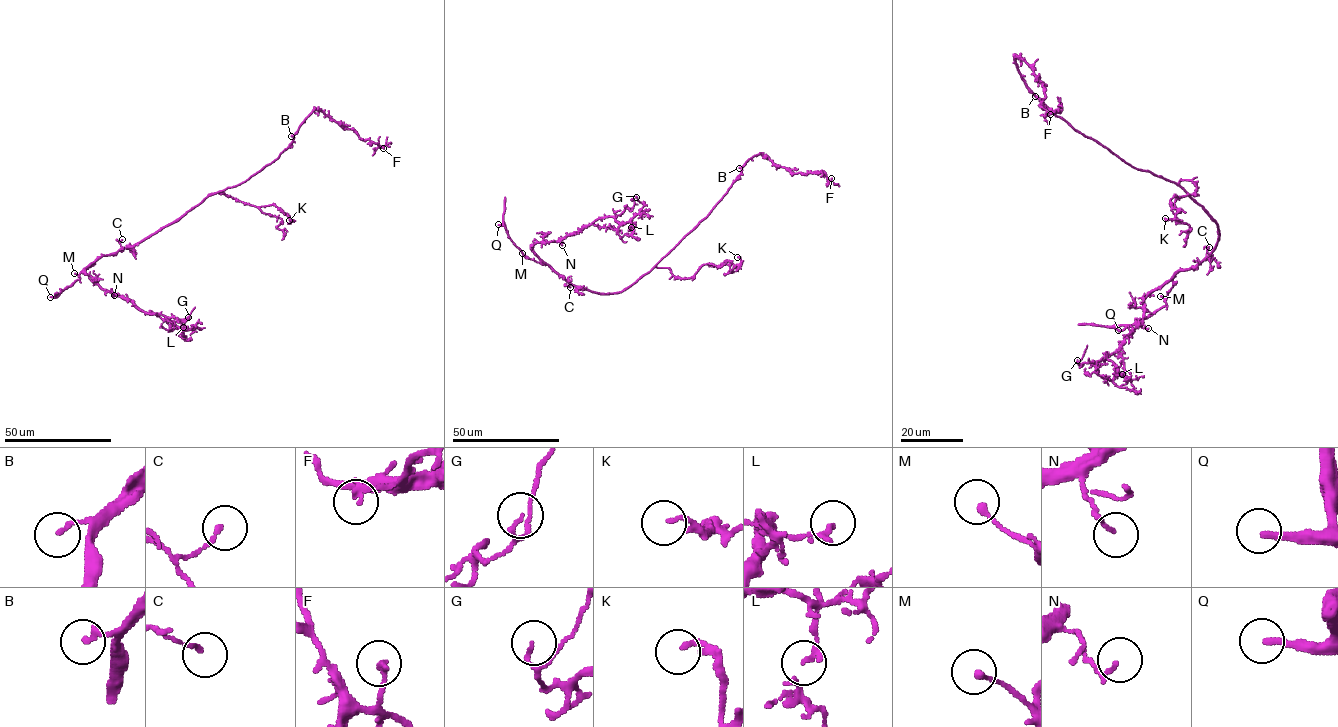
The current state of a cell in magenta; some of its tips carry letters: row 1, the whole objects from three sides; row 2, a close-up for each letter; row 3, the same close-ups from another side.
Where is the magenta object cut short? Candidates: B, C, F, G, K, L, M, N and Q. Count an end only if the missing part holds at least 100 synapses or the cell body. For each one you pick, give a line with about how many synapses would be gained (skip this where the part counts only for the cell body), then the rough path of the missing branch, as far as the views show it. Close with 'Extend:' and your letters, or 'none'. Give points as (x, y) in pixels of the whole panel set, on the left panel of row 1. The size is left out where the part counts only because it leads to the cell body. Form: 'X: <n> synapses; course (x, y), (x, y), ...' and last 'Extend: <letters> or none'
Extend: Q

